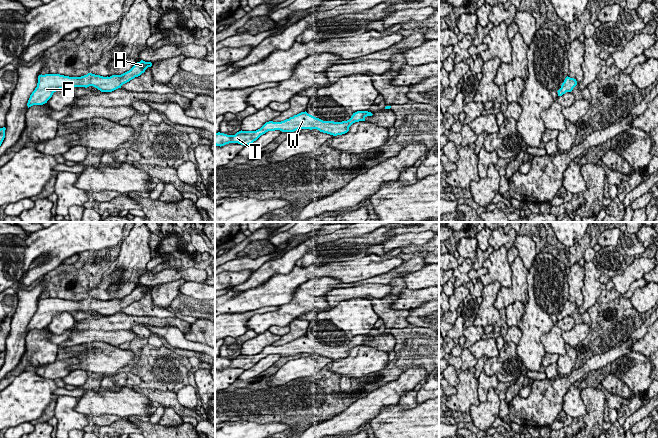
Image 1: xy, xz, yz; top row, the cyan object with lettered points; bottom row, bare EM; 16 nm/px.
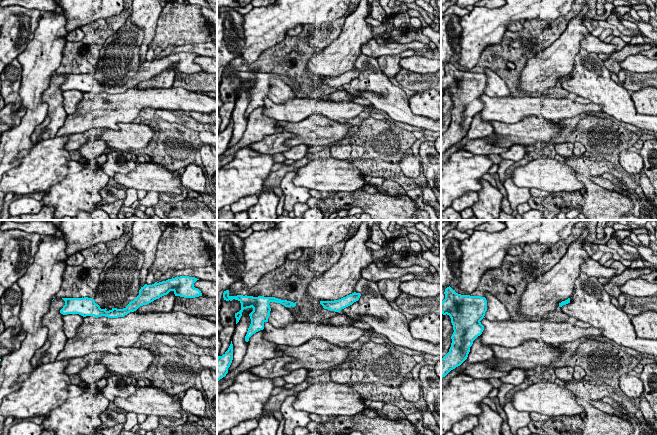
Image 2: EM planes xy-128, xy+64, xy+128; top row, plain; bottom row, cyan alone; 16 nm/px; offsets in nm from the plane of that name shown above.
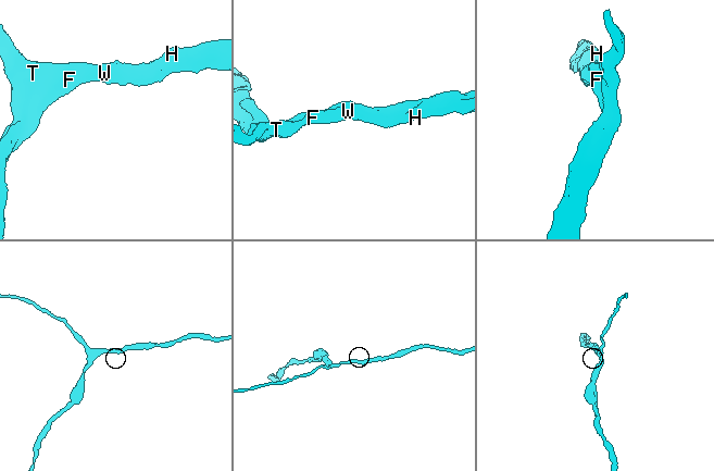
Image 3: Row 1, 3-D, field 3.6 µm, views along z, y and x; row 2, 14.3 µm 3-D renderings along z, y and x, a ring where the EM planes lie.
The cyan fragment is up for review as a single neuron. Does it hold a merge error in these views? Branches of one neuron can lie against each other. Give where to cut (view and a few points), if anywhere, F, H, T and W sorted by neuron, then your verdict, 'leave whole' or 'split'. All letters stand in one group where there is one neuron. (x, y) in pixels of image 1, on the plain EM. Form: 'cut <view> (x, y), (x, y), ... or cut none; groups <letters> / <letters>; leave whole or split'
cut none; groups F H T W; leave whole

